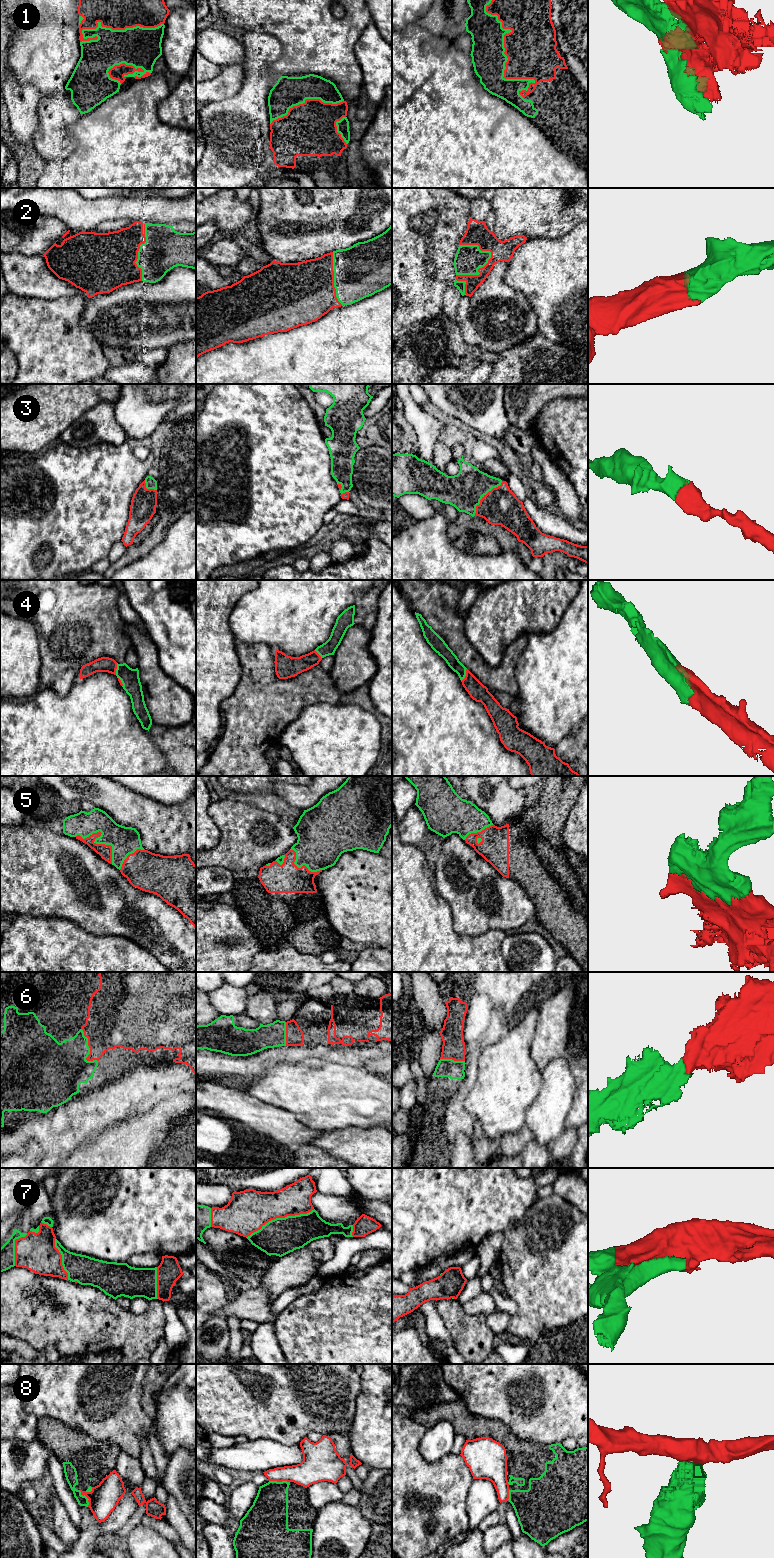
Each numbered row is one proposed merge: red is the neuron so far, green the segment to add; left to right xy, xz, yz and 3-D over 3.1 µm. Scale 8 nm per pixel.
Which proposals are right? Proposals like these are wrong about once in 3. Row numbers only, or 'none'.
2, 3, 4, 5, 6, 7

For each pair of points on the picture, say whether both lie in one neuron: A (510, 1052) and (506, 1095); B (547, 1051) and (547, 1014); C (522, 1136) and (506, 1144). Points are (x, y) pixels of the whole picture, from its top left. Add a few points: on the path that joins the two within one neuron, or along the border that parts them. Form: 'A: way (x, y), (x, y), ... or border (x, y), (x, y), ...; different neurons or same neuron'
A: way (507, 1063), (507, 1084); same neuron
B: way (547, 1042), (547, 1023); same neuron
C: way (518, 1140), (510, 1144); same neuron

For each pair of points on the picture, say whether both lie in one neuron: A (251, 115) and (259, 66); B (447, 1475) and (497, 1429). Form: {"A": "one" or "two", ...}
{"A": "one", "B": "two"}

